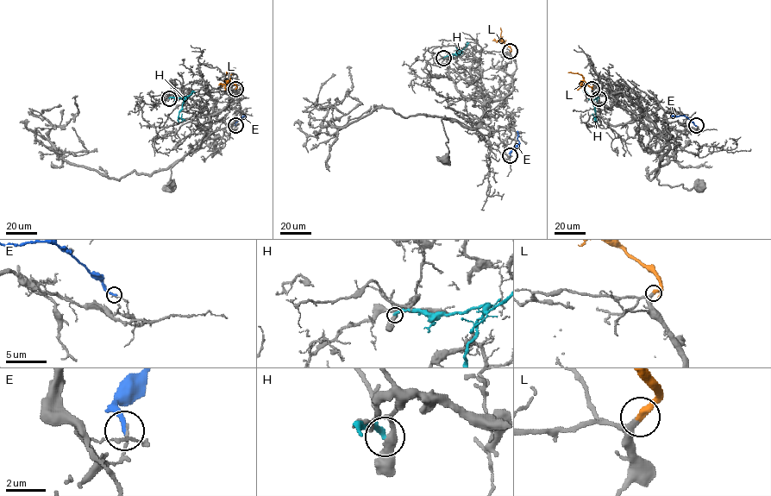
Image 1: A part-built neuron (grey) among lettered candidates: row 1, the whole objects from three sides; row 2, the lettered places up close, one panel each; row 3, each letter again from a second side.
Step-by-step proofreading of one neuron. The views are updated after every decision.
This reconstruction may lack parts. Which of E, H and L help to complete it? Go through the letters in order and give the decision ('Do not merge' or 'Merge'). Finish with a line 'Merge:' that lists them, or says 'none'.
E: Do not merge
H: Do not merge
L: Merge
Merge: L

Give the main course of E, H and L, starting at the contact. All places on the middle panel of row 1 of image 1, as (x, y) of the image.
E: (510, 155), (519, 142), (517, 130)
H: (443, 58), (460, 54), (457, 52), (453, 54), (459, 54)
L: (510, 51), (511, 49), (500, 36), (500, 28)

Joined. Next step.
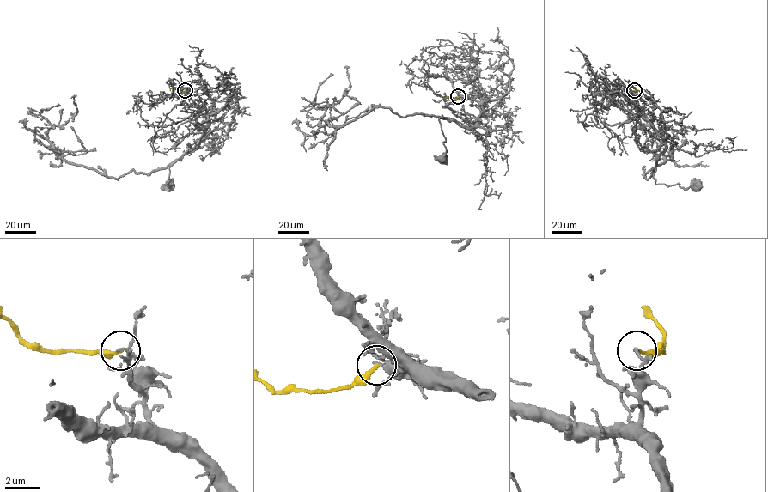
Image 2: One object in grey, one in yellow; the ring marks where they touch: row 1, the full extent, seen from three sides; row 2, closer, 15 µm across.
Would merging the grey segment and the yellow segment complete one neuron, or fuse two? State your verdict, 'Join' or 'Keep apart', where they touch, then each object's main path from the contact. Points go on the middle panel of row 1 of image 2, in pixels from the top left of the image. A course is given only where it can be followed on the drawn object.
Keep apart. Place: (458, 96). Course of grey: (458, 95), (474, 100), (480, 114), (473, 126), (466, 126), (441, 115), (443, 160). Course of yellow: (458, 96), (443, 97)

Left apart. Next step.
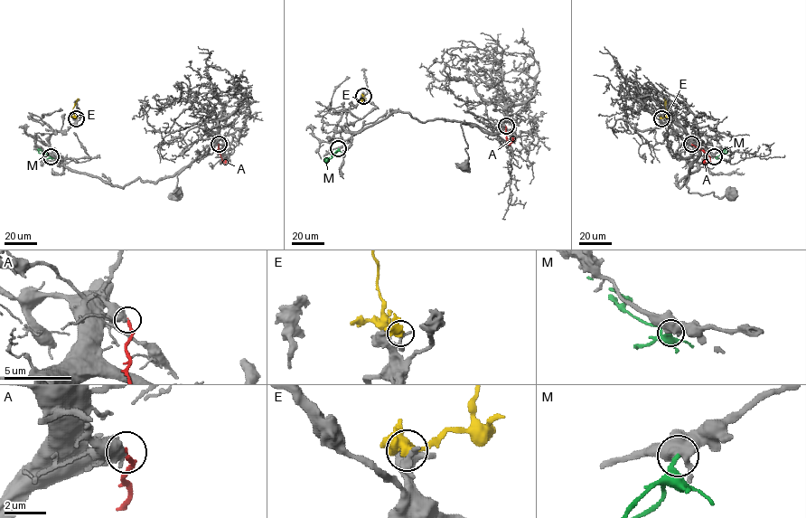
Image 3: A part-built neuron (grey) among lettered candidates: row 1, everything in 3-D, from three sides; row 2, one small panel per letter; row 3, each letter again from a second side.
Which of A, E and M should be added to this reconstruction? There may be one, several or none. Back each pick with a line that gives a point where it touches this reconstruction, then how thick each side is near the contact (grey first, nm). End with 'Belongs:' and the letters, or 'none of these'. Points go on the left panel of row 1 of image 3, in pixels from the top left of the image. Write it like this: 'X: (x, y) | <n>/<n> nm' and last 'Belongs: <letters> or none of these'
Belongs: none of these

